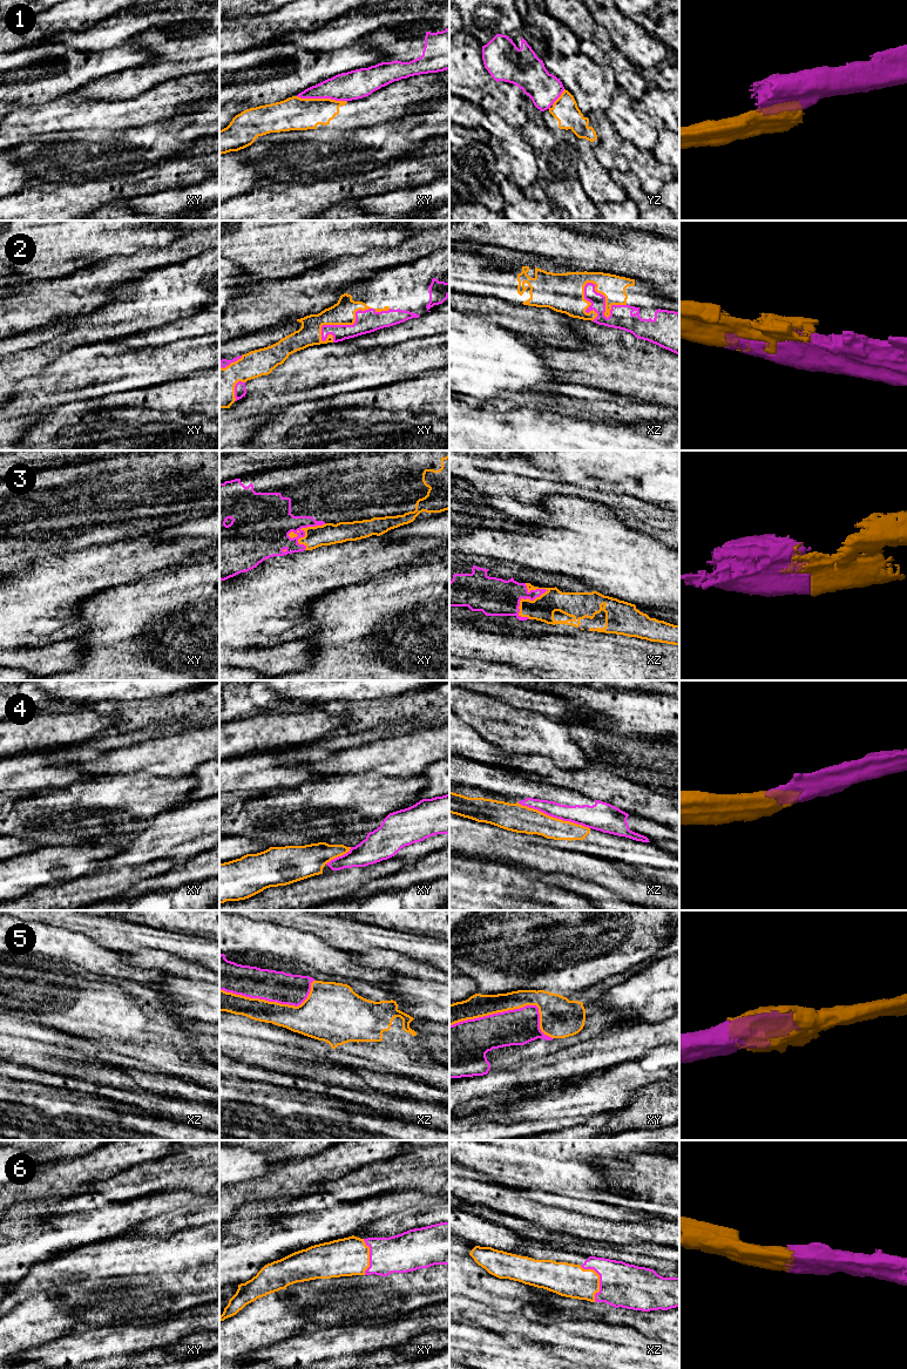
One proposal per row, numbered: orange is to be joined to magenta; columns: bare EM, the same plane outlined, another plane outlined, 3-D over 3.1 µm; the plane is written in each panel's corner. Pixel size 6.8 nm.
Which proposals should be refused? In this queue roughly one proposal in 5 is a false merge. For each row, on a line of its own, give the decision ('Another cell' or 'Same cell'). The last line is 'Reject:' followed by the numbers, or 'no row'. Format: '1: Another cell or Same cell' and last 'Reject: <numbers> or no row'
1: Another cell
2: Same cell
3: Same cell
4: Another cell
5: Same cell
6: Same cell
Reject: 1, 4

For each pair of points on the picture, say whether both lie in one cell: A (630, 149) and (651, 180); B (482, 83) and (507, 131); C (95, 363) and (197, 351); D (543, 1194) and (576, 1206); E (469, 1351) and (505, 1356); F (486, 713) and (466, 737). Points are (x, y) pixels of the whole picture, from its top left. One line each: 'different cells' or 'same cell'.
A: same cell
B: different cells
C: same cell
D: same cell
E: same cell
F: different cells

